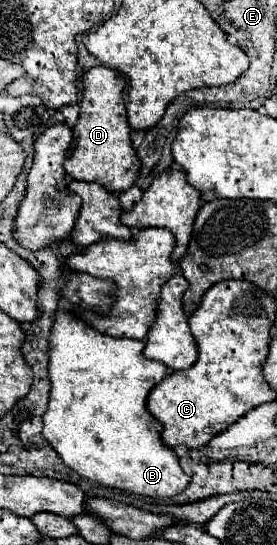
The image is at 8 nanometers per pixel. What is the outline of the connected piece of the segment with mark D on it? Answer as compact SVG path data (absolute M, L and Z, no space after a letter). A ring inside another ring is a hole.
M108 66L90 68L84 74L82 82L84 94L80 100L80 118L74 126L74 146L64 162L64 170L74 180L98 182L110 192L124 192L136 182L140 170L140 160L130 140L132 128L128 124L122 100L122 90L126 82L116 70Z

